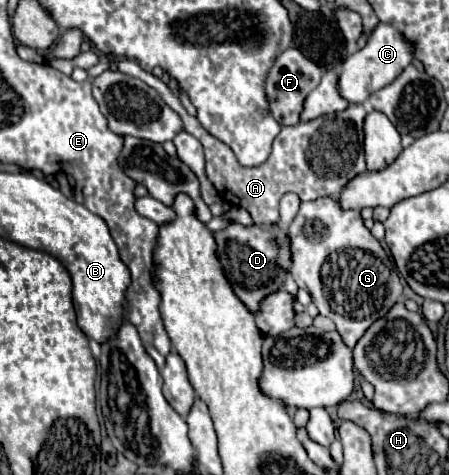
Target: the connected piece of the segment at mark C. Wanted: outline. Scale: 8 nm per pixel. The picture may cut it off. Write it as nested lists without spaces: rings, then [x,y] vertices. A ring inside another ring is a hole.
[[[379,23],[371,33],[369,41],[363,49],[355,51],[343,63],[343,71],[339,75],[339,91],[349,103],[363,103],[369,99],[371,93],[387,87],[409,63],[413,61],[413,45],[393,27],[387,23]]]

